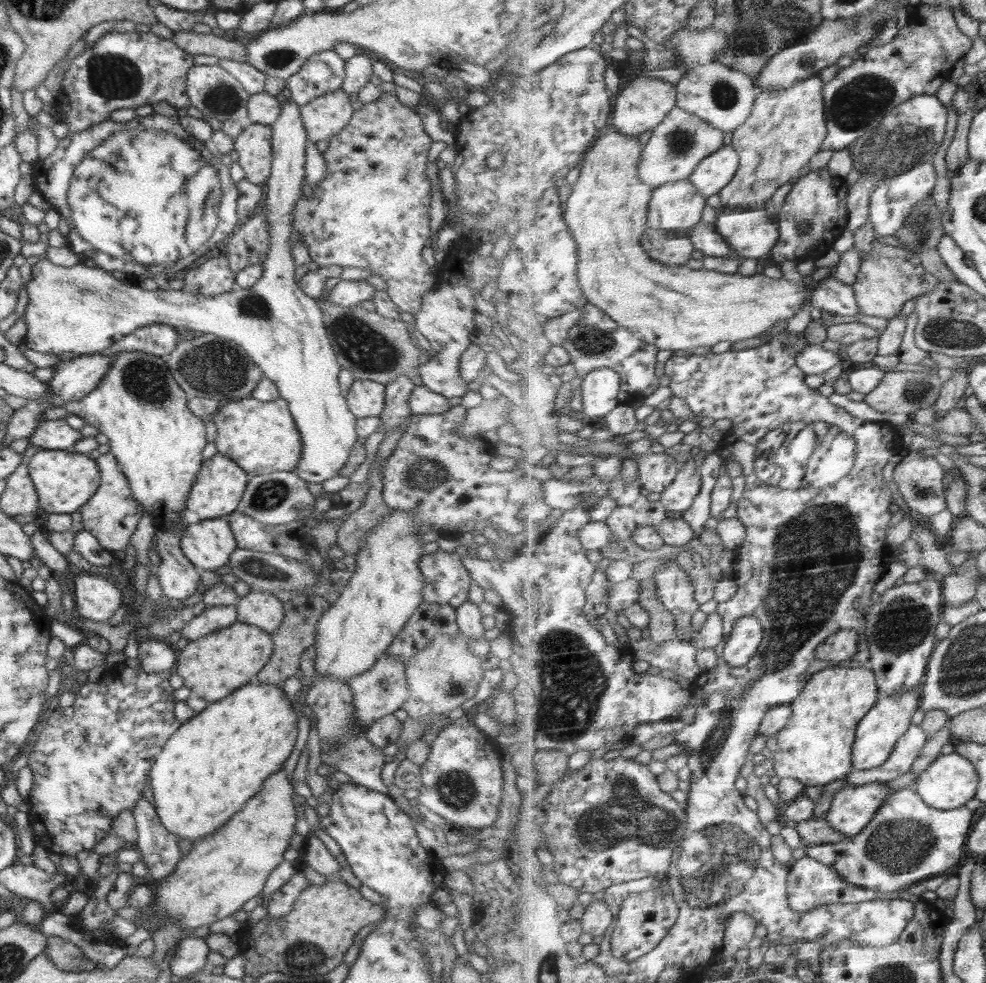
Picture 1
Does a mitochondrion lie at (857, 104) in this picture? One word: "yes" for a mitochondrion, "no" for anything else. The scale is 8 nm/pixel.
yes

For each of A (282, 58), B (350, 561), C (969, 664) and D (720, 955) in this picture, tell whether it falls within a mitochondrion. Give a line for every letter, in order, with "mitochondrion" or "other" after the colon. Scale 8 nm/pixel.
A: mitochondrion
B: other
C: mitochondrion
D: other

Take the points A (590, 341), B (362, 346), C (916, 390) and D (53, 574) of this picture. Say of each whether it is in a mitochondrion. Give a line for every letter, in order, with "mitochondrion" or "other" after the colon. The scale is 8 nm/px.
A: mitochondrion
B: mitochondrion
C: mitochondrion
D: other

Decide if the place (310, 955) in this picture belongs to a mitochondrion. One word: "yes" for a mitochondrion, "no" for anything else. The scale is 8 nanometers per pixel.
yes

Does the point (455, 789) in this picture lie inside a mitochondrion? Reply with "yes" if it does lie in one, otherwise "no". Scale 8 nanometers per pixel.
yes

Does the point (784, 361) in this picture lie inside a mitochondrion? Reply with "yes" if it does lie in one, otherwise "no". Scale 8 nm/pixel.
no

